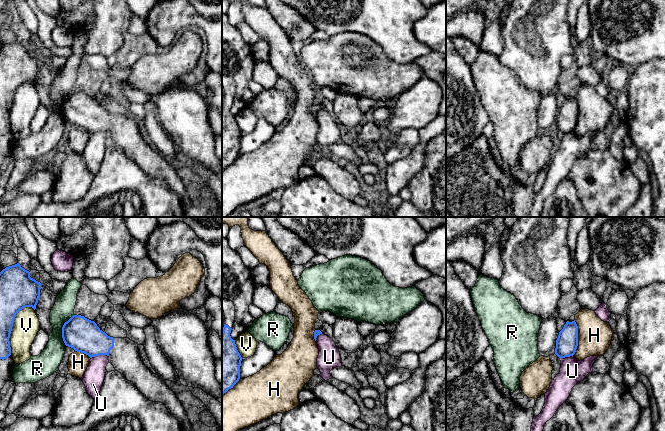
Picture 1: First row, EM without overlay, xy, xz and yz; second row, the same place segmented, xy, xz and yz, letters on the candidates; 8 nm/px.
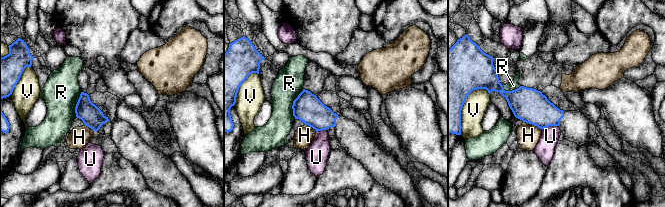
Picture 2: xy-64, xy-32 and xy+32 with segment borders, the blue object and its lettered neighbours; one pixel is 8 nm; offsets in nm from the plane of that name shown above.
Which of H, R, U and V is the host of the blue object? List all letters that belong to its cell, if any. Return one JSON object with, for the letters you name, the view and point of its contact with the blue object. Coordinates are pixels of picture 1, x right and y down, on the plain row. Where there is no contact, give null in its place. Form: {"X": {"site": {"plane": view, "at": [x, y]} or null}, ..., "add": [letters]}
{"add": []}

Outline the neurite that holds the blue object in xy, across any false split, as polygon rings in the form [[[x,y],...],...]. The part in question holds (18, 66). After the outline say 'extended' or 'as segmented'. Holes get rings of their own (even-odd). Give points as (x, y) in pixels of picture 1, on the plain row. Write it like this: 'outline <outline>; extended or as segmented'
outline [[[19,39],[0,48],[0,135],[11,131],[9,114],[16,90],[25,83],[36,85],[41,61]]]; as segmented

